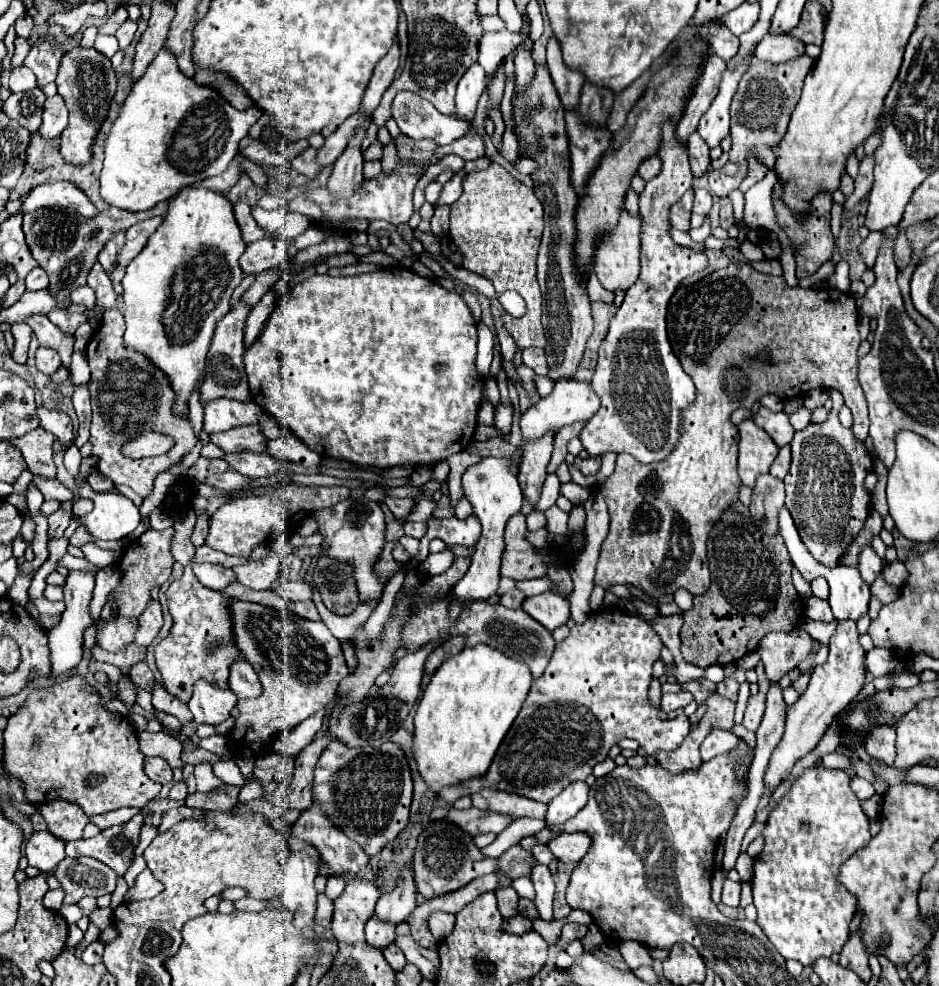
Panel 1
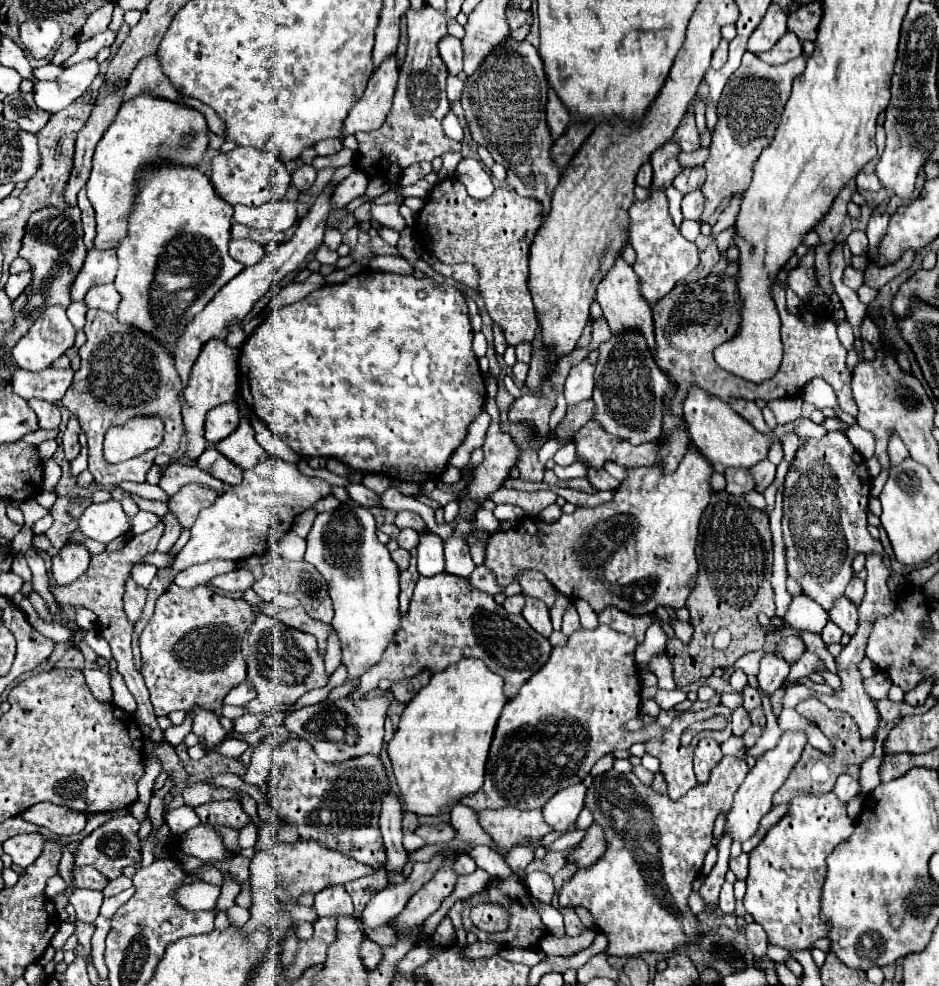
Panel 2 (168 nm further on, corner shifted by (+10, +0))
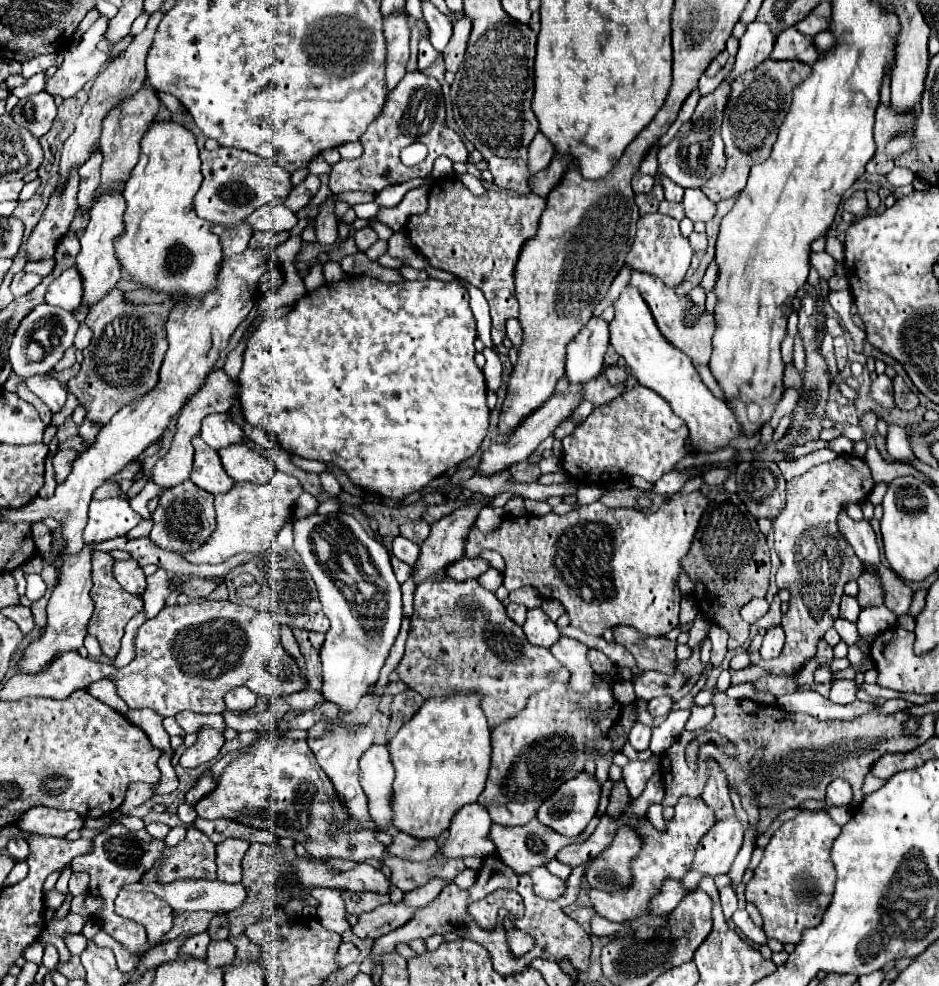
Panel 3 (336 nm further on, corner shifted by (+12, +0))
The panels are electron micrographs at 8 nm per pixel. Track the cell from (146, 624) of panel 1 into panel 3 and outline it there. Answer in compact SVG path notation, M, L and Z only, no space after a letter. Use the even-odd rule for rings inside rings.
M134 559L116 561L114 563L114 577L124 587L124 591L132 595L140 595L146 589L146 575Z

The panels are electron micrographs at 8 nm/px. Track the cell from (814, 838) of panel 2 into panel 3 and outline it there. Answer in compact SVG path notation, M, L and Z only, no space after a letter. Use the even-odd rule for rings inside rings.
M802 811L796 815L796 819L786 821L770 839L770 843L764 849L764 857L760 865L754 871L754 877L750 883L746 883L746 901L754 903L764 919L764 931L768 937L778 939L780 943L798 943L804 929L816 927L822 921L824 911L830 905L830 899L834 895L834 883L836 883L836 869L830 859L830 849L836 837L840 835L840 825L836 825L830 815L824 811Z

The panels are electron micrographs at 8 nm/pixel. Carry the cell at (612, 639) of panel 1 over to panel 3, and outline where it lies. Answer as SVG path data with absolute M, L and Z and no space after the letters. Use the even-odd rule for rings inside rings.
M552 683L546 691L532 695L524 711L492 731L492 767L478 803L488 809L496 825L526 825L566 779L584 769L586 741L598 743L596 757L610 751L608 729L618 717L620 703L606 685L592 687L588 695L582 695L572 691L568 683Z

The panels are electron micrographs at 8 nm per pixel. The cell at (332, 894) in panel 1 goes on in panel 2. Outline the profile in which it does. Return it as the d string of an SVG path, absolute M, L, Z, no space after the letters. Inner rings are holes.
M332 885L316 893L314 909L320 917L336 917L336 915L350 915L354 913L350 895L344 891L342 885Z

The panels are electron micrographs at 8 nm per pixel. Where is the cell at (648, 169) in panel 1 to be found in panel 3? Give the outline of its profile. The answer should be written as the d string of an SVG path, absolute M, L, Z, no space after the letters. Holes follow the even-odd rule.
M634 175L634 179L632 179L632 189L634 189L634 193L648 193L652 187L654 187L654 177Z

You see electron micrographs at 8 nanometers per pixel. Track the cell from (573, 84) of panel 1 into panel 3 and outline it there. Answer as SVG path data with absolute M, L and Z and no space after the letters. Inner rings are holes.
M538 133L528 147L528 171L530 171L530 175L536 175L538 171L546 169L550 165L552 157L554 157L552 143L546 141L546 137L542 137L542 133Z

